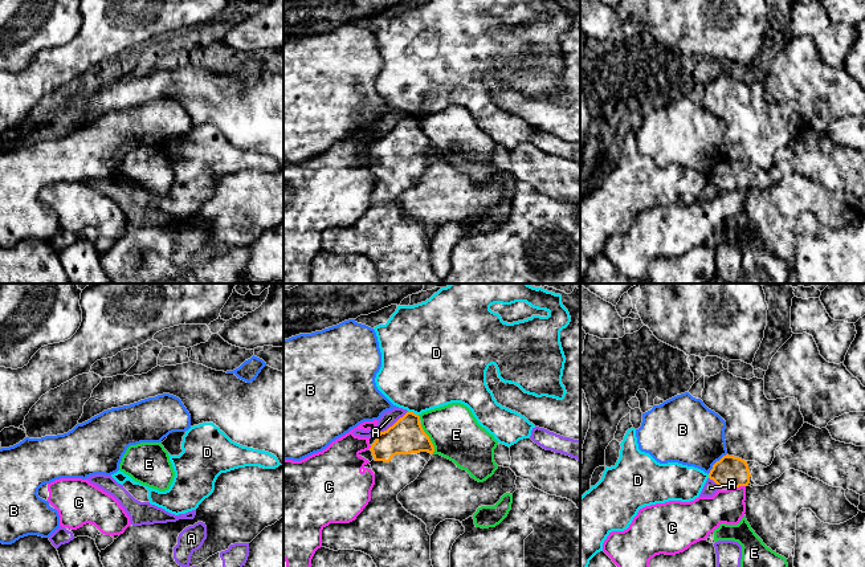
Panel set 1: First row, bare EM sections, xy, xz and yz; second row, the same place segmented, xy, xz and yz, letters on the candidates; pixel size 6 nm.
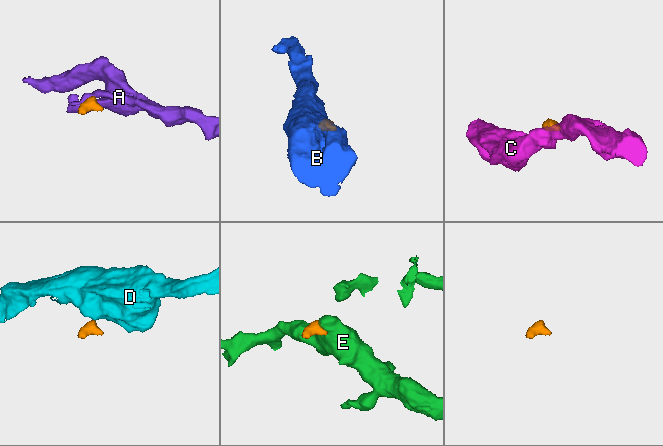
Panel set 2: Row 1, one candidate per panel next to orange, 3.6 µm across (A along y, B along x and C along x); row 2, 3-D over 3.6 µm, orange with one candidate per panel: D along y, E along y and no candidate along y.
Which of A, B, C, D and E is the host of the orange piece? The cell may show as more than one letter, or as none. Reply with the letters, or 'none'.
none

